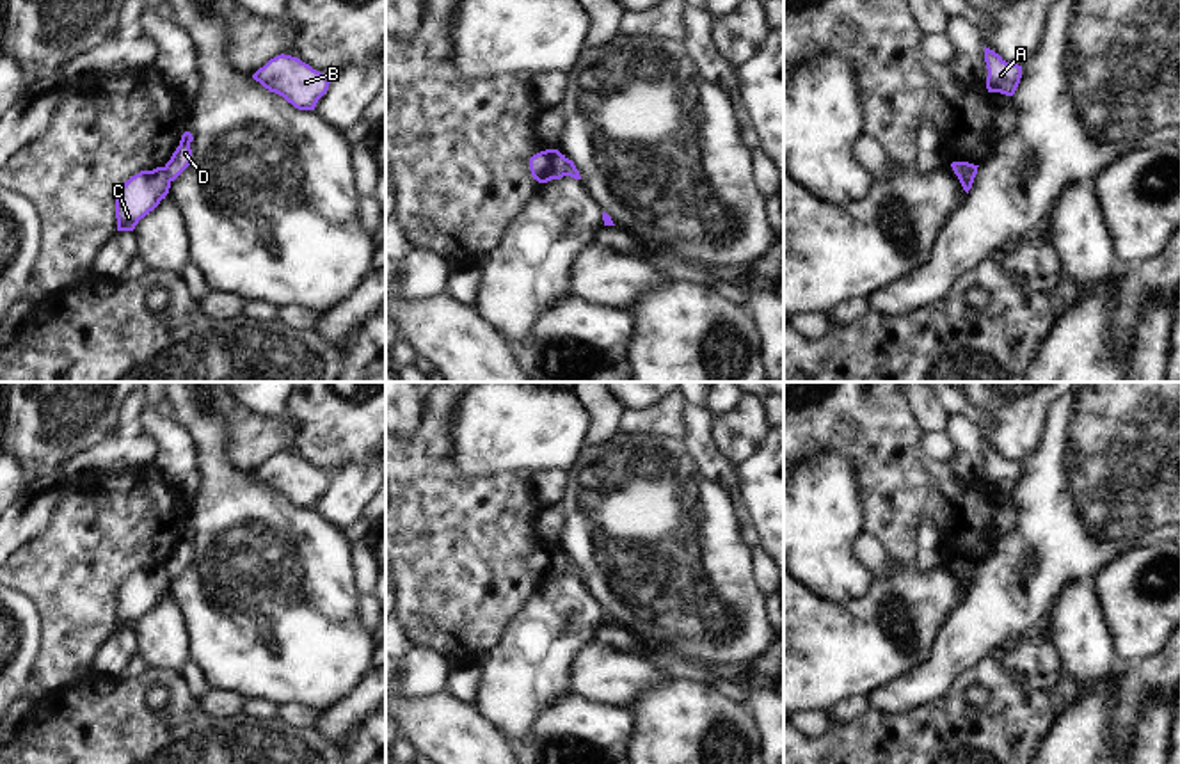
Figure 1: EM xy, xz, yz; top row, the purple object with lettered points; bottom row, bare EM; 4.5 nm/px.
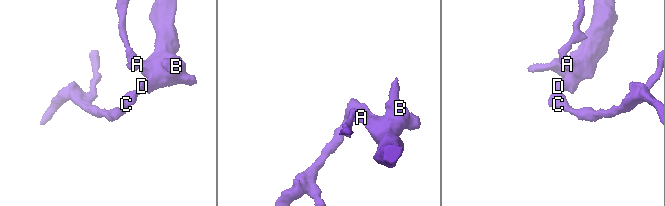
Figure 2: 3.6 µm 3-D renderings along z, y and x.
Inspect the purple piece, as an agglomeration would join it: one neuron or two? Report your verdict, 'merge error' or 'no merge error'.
merge error

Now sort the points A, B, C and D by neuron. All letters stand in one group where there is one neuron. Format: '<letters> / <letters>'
A B D / C

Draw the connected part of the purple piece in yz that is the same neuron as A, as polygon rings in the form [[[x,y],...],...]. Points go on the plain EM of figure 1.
[[[985,444],[985,460],[988,467],[986,474],[988,490],[1013,494],[1022,476],[1022,464],[1006,460],[999,451],[986,444]]]

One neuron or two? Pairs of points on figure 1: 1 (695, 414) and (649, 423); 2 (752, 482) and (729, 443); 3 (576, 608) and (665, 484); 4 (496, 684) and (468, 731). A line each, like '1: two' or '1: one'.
1: two
2: two
3: two
4: two

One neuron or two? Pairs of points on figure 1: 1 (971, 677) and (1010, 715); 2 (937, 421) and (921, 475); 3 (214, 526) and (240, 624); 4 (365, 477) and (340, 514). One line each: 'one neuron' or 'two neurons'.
1: one neuron
2: two neurons
3: one neuron
4: one neuron

